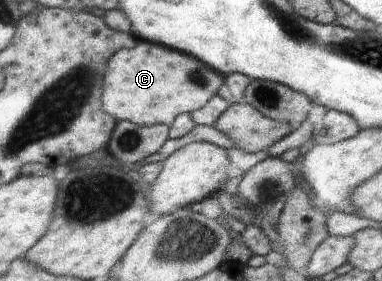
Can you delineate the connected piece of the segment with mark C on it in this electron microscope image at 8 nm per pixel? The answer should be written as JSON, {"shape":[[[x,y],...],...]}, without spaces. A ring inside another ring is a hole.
{"shape":[[[138,40],[134,49],[119,49],[107,61],[101,102],[103,110],[117,122],[126,120],[136,125],[164,124],[170,127],[180,114],[191,114],[197,109],[203,108],[212,97],[217,95],[218,88],[224,83],[224,80],[223,74],[208,67],[195,57],[164,45],[153,44],[148,40]]]}

